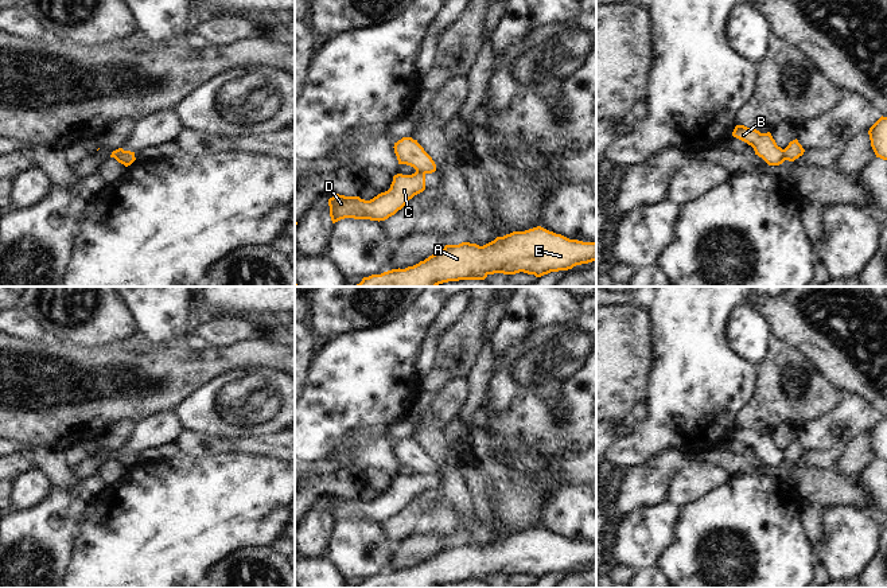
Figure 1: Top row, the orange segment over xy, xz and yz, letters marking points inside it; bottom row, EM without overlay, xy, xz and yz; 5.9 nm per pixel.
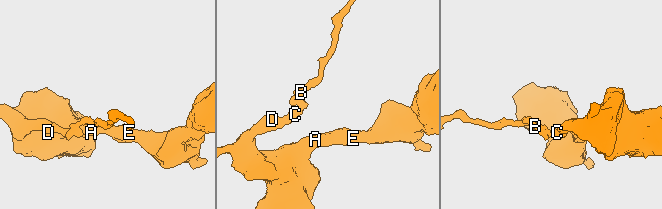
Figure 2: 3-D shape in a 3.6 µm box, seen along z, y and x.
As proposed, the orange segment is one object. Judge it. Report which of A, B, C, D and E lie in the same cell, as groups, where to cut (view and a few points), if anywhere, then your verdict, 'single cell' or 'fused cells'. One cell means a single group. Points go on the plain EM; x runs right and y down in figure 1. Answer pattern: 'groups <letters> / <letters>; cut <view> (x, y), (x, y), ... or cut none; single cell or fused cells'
groups A C D E / B; cut yz (782, 451), (786, 460); fused cells

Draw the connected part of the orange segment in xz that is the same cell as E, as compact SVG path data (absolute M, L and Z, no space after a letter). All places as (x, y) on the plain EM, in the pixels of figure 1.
M537 527L497 538L483 548L470 544L446 546L413 568L363 579L354 588L437 588L520 573L541 579L592 562L596 562L596 544L569 541Z

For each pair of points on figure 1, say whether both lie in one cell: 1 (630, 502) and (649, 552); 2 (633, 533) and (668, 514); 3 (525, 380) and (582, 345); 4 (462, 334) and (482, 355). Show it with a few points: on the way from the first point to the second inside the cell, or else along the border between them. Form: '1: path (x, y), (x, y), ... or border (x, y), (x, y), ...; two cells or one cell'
1: border (664, 499), (625, 514); two cells
2: path (641, 533), (649, 532), (660, 521); one cell
3: path (539, 380), (547, 380), (568, 358); one cell
4: border (482, 337), (475, 361), (465, 376); two cells

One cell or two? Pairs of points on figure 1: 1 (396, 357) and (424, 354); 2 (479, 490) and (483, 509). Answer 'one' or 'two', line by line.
1: two
2: one

